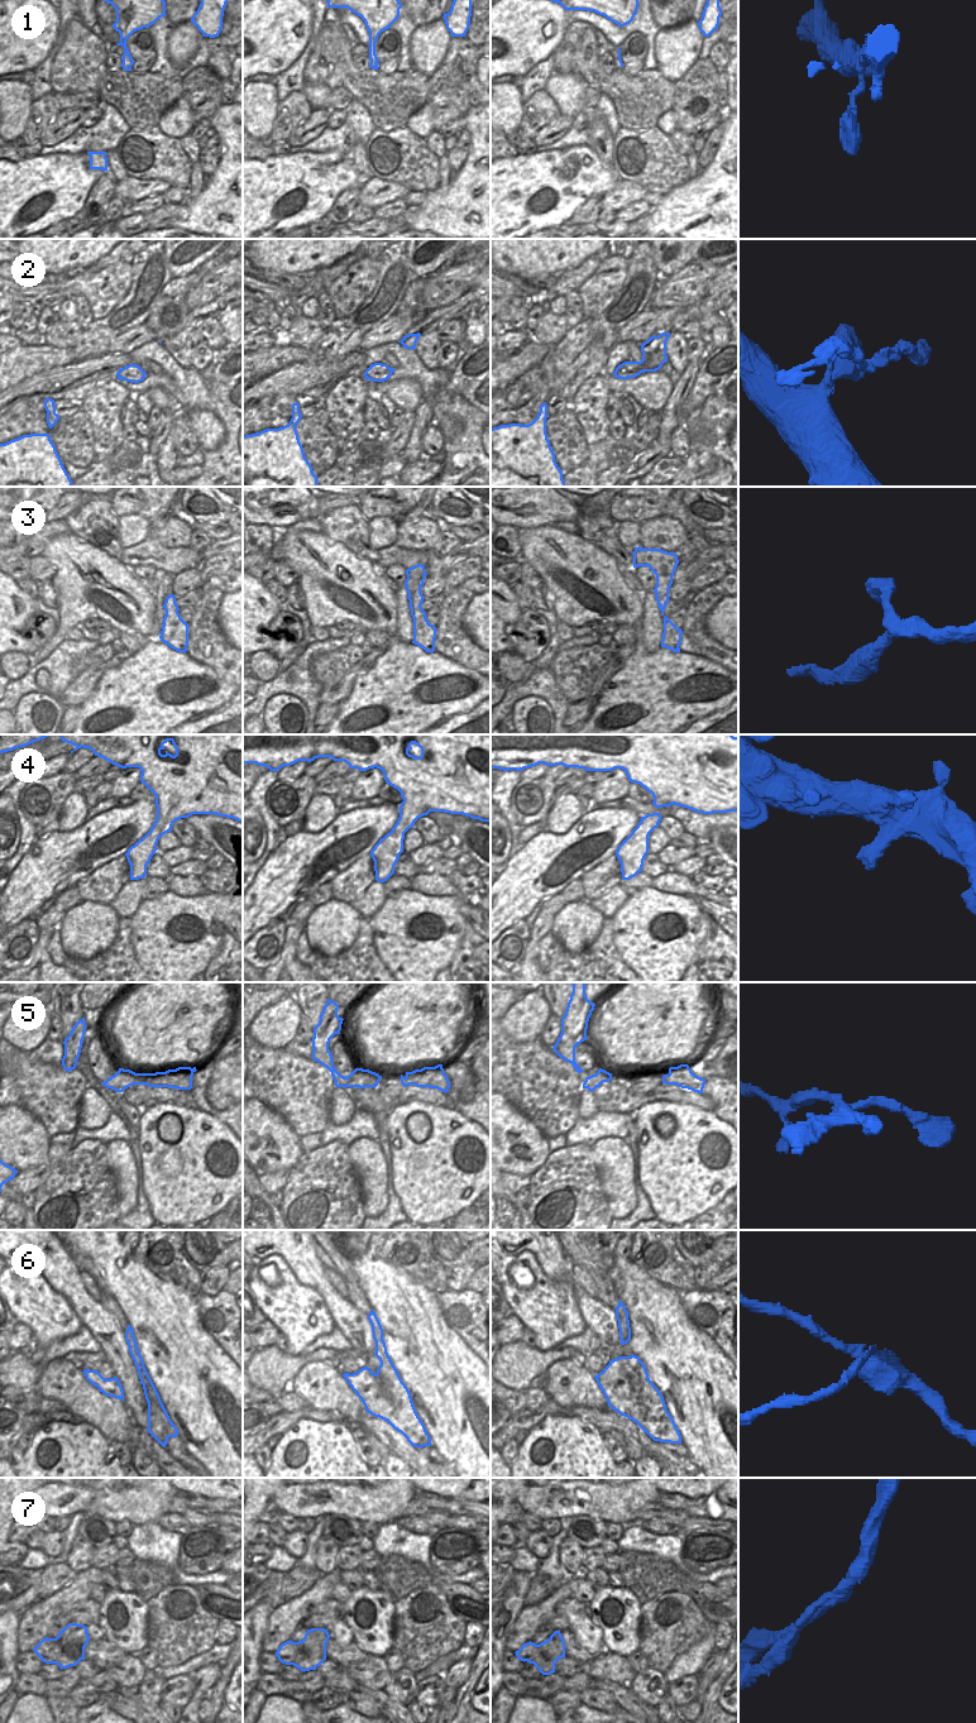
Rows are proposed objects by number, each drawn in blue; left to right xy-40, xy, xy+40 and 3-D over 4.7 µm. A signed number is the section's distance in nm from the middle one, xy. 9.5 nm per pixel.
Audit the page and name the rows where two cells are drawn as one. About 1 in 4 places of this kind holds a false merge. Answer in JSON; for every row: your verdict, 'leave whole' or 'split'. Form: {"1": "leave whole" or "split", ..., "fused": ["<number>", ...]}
{"1": "leave whole", "2": "split", "3": "leave whole", "4": "leave whole", "5": "leave whole", "6": "leave whole", "7": "split", "fused": ["2", "7"]}

